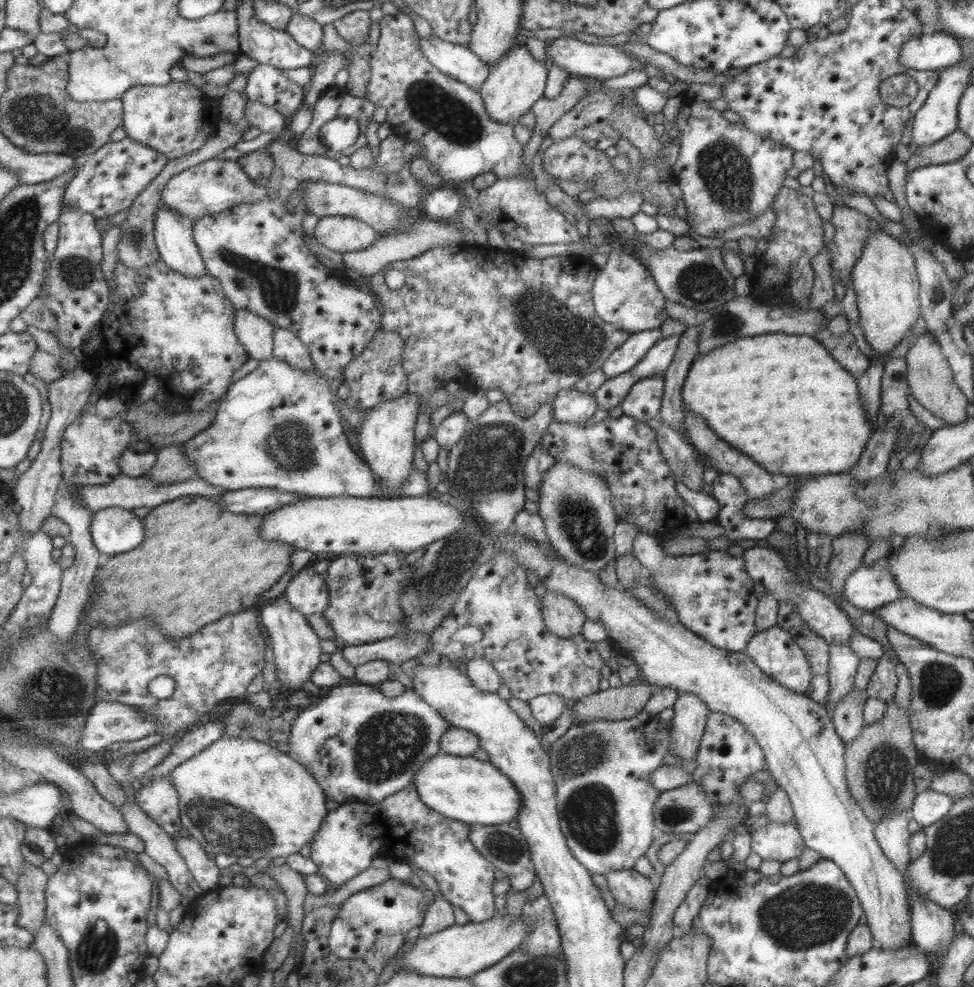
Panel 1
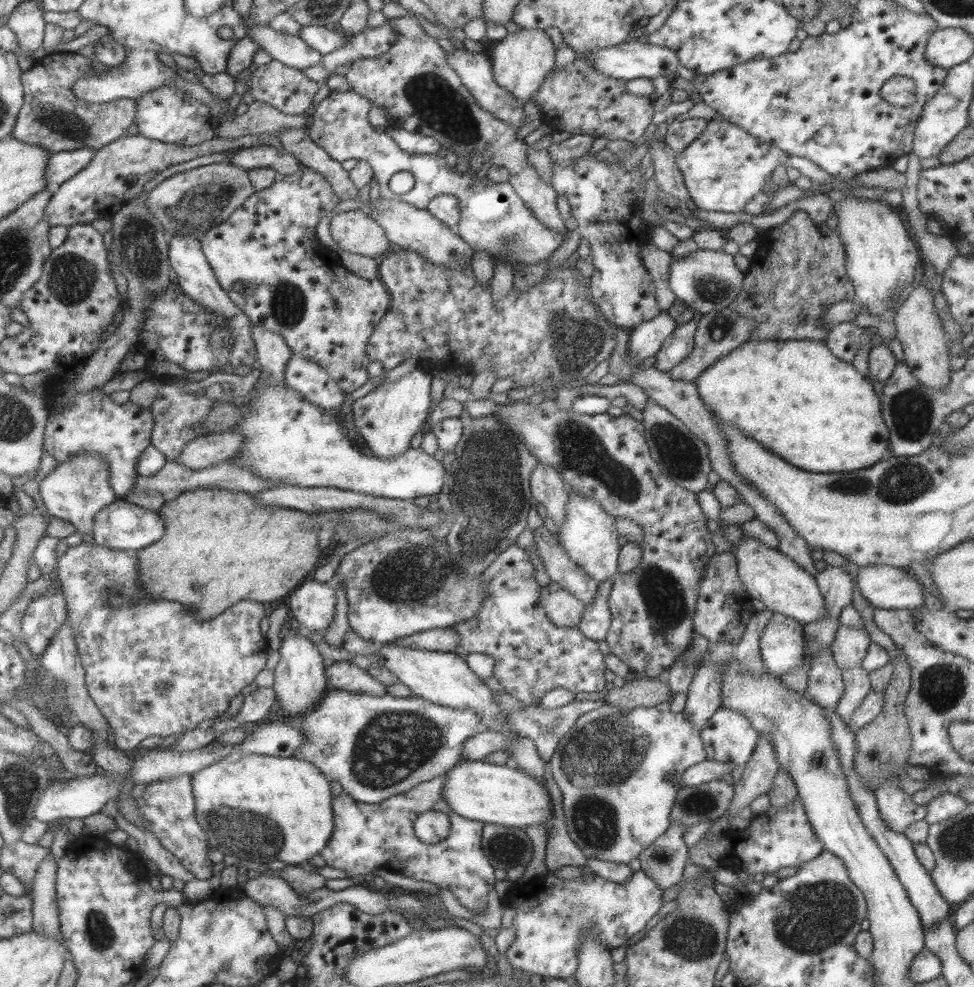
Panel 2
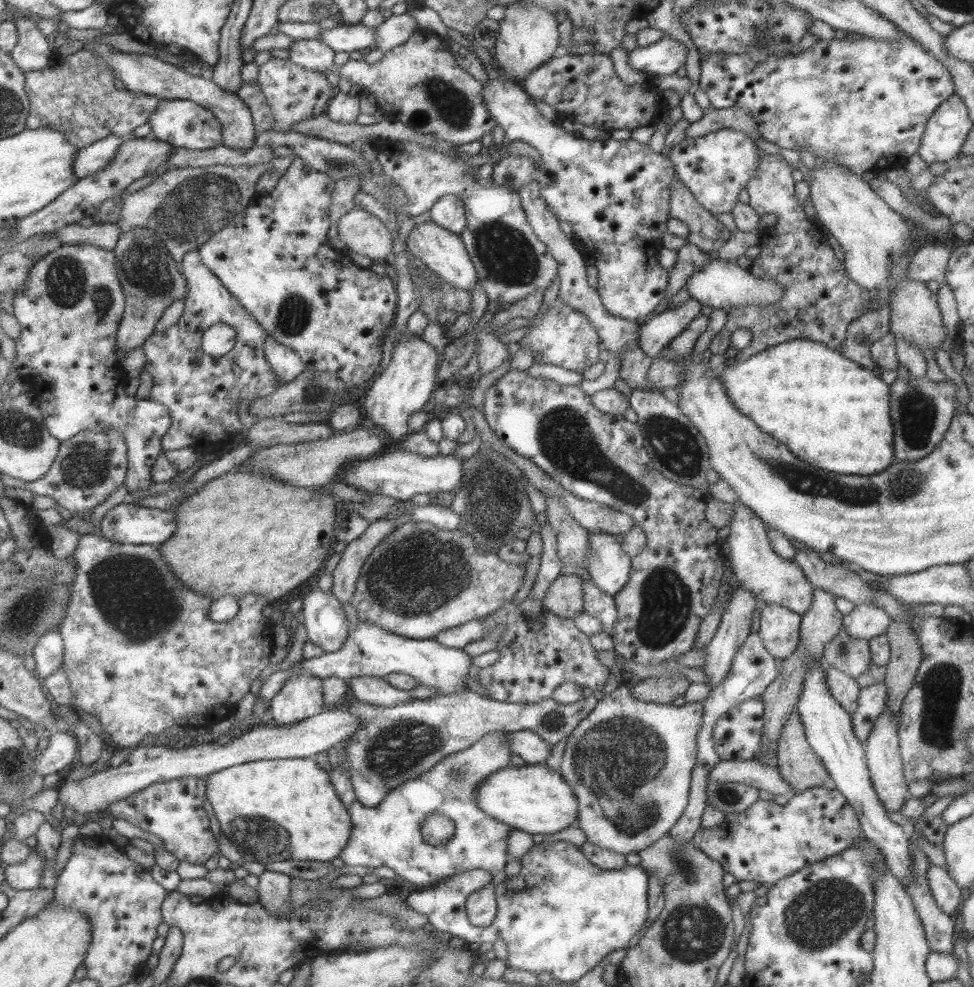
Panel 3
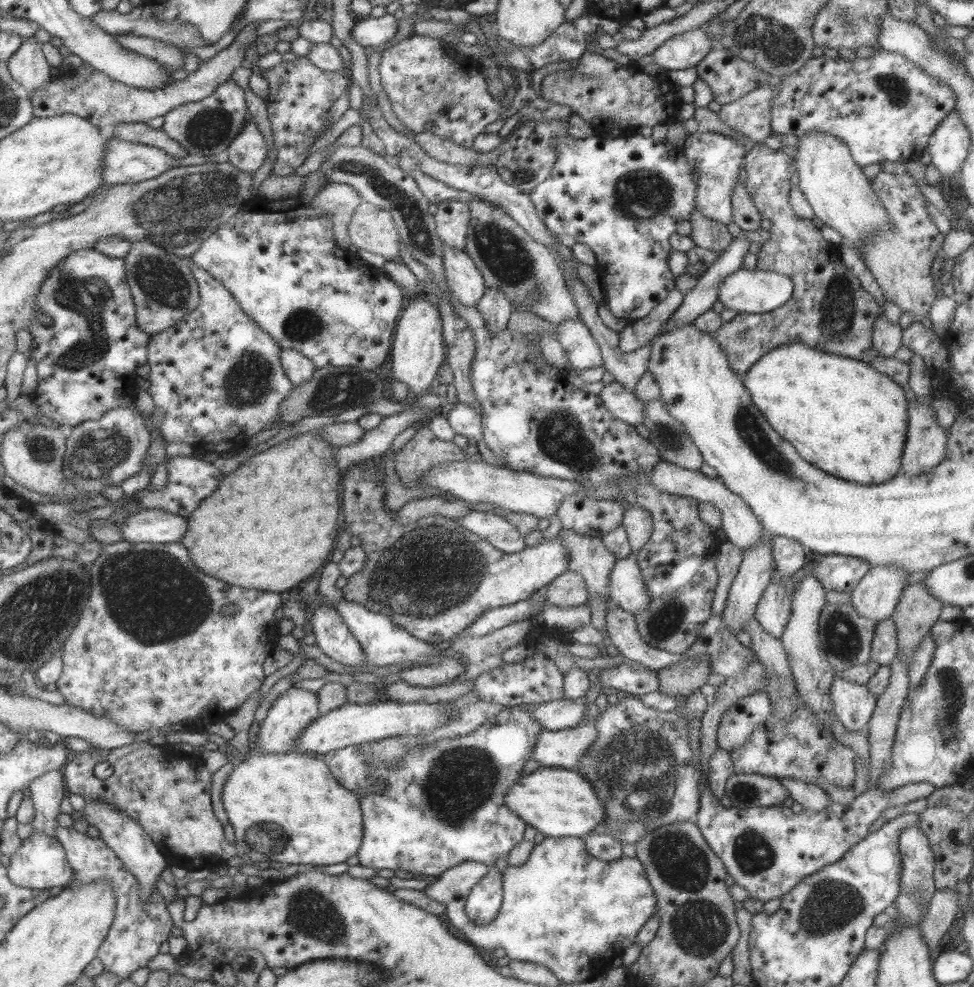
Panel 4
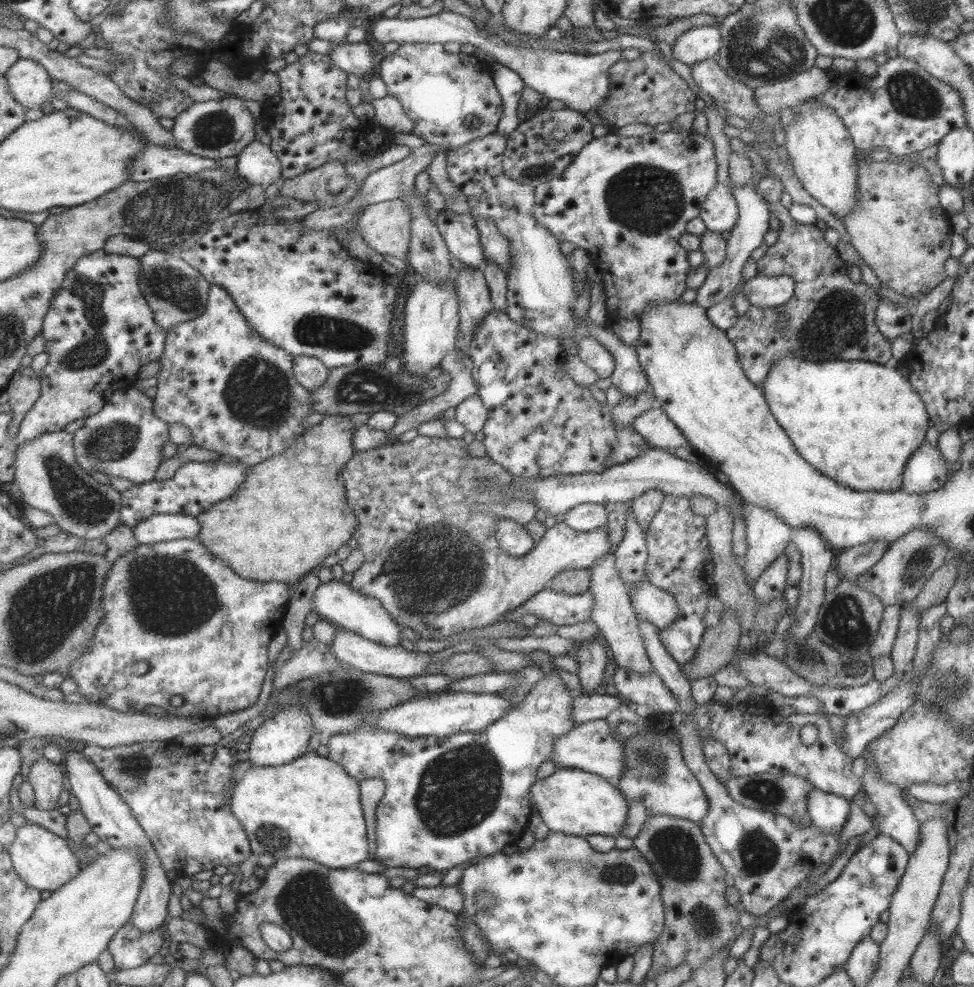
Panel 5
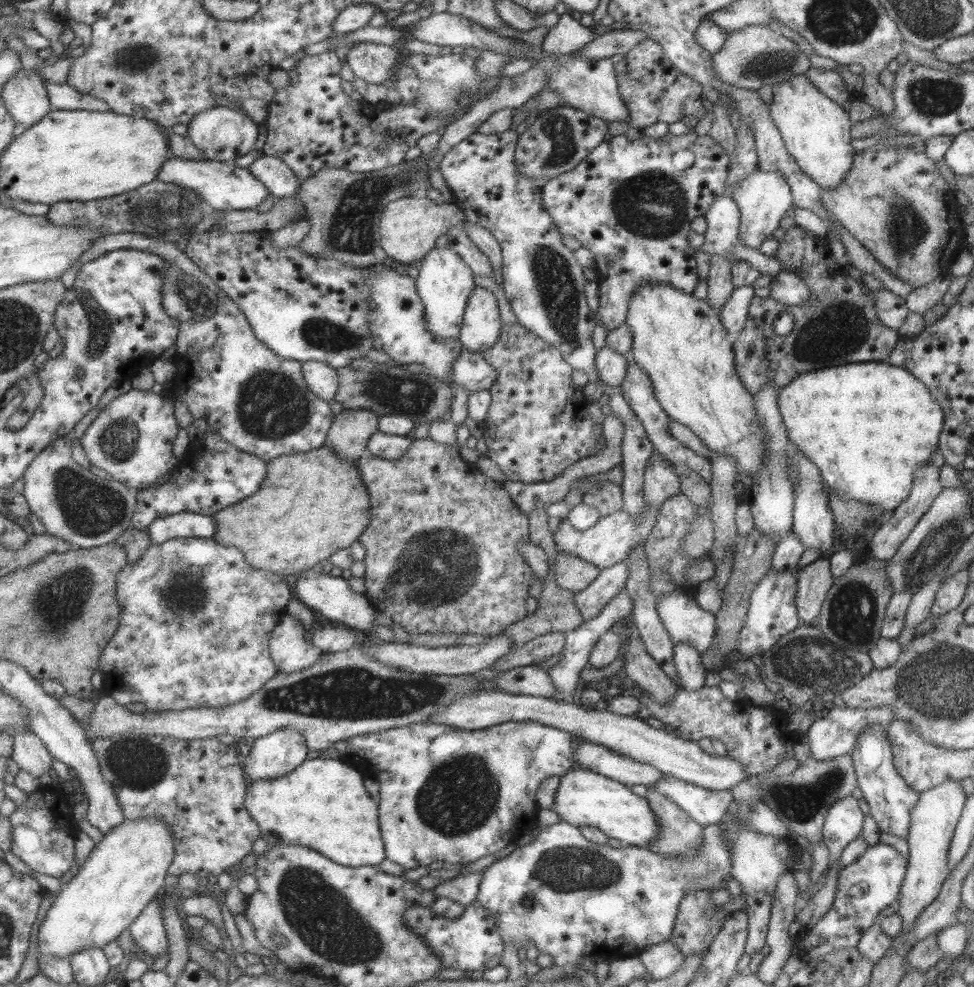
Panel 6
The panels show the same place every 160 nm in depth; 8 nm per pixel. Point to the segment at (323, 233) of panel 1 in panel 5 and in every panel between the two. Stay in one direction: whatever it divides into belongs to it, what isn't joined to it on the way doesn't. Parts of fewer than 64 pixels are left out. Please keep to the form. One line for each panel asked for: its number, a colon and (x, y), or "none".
2: (353, 231)
3: (361, 232)
4: (371, 229)
5: (384, 225)

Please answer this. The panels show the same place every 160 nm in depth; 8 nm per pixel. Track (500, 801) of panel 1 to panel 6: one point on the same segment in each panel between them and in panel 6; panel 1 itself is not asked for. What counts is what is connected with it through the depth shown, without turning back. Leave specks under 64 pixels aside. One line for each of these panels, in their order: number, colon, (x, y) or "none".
2: (476, 790)
3: (532, 798)
4: (557, 802)
5: (571, 801)
6: (583, 798)

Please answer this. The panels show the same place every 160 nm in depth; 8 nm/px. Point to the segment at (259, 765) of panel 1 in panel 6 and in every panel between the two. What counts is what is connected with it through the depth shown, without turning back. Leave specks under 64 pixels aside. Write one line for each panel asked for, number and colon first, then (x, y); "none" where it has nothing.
2: (256, 807)
3: (283, 809)
4: (283, 807)
5: (308, 808)
6: (323, 805)

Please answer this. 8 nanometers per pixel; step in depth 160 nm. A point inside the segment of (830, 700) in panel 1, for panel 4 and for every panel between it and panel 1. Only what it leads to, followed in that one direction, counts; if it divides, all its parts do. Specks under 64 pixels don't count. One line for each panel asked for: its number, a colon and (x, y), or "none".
2: (848, 648)
3: (866, 621)
4: (874, 597)

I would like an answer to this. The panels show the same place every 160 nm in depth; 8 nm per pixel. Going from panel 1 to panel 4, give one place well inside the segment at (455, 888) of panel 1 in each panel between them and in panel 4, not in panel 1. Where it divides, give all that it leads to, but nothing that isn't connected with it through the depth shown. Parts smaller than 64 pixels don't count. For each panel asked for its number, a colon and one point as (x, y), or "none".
2: (364, 837)
3: (387, 834)
4: (442, 804)

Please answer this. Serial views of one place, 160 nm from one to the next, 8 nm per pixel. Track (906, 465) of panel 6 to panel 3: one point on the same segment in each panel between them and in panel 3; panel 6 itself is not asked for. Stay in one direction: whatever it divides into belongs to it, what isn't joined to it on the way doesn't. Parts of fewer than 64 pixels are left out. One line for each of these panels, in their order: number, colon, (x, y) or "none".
3: (827, 410)
4: (841, 415)
5: (857, 422)

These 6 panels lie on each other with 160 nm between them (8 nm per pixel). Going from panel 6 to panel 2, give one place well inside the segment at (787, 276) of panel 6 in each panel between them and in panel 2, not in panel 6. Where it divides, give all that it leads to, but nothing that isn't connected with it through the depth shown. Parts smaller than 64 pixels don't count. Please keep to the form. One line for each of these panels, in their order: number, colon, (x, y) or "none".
2: (705, 280)
3: (721, 284)
4: (752, 291)
5: (762, 291)

